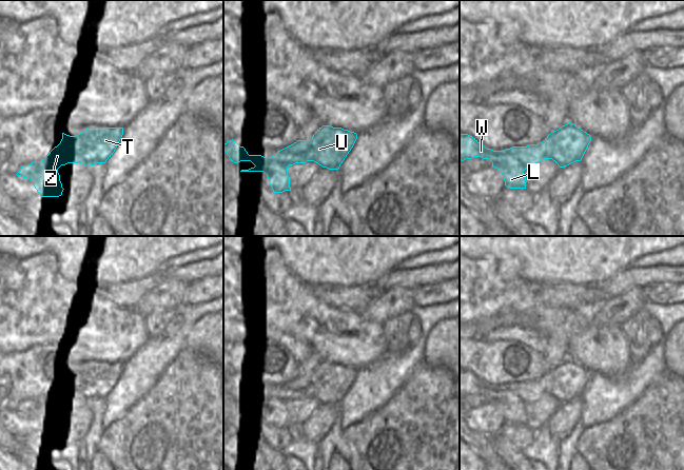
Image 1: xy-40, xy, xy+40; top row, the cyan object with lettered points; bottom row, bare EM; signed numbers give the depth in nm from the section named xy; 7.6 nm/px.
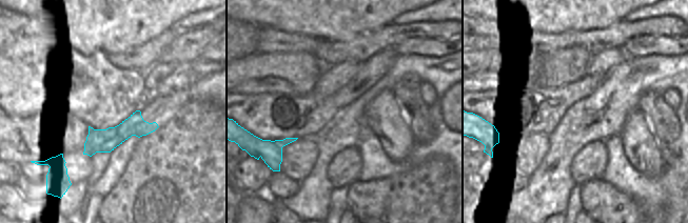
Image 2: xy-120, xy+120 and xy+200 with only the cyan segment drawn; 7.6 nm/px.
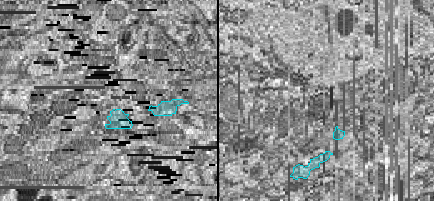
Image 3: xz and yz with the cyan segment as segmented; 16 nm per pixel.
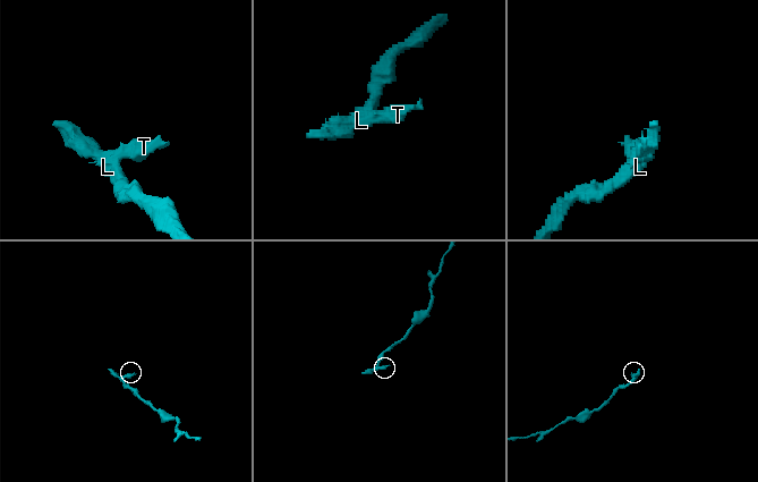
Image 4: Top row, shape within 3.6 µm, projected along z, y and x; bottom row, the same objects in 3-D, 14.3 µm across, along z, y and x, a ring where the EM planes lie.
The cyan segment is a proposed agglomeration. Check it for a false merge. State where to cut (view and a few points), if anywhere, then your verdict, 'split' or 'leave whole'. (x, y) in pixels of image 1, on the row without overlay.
cut in xy-40 along (65, 371), (72, 382), (71, 395), (77, 398); split

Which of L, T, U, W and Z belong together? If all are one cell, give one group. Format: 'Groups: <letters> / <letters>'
Groups: L W Z / T U.

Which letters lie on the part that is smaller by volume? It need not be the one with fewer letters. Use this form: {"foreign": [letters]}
{"foreign": ["T", "U"]}

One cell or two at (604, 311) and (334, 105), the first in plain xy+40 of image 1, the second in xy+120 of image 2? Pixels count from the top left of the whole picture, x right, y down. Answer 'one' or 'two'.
one

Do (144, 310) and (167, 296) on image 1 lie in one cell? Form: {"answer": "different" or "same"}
{"answer": "same"}

